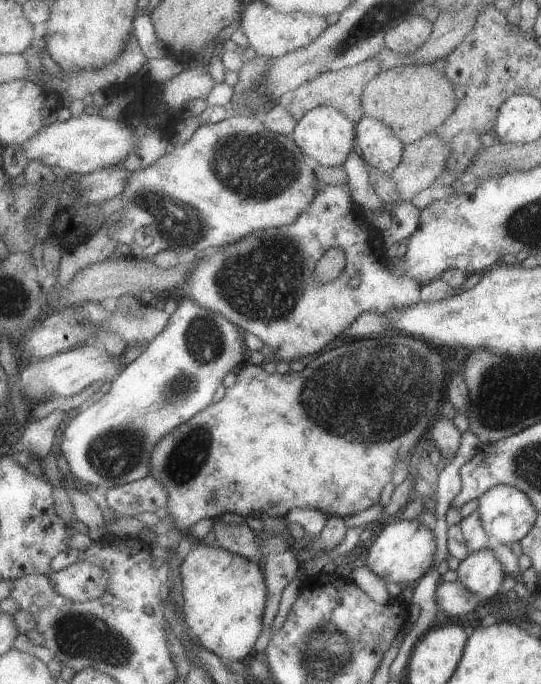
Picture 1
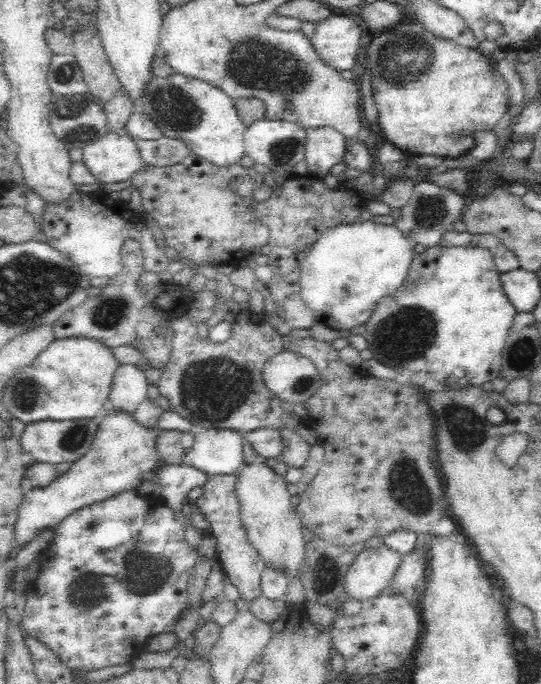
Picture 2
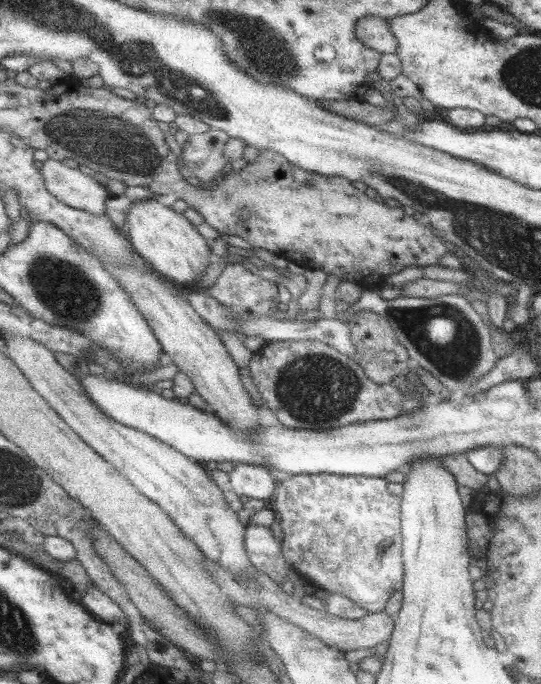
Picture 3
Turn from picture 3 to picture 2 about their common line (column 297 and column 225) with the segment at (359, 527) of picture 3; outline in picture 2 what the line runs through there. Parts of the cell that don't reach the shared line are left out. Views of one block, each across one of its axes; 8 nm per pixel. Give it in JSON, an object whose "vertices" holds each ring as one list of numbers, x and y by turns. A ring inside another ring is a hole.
{"vertices":[[236,473,213,475,204,485,203,494,196,499,196,506,210,523,208,533,216,539,216,559,222,572,229,578,228,587,234,588,247,601,261,594,261,574,264,570,263,558,249,541,247,530,241,521,238,499,234,492]]}

